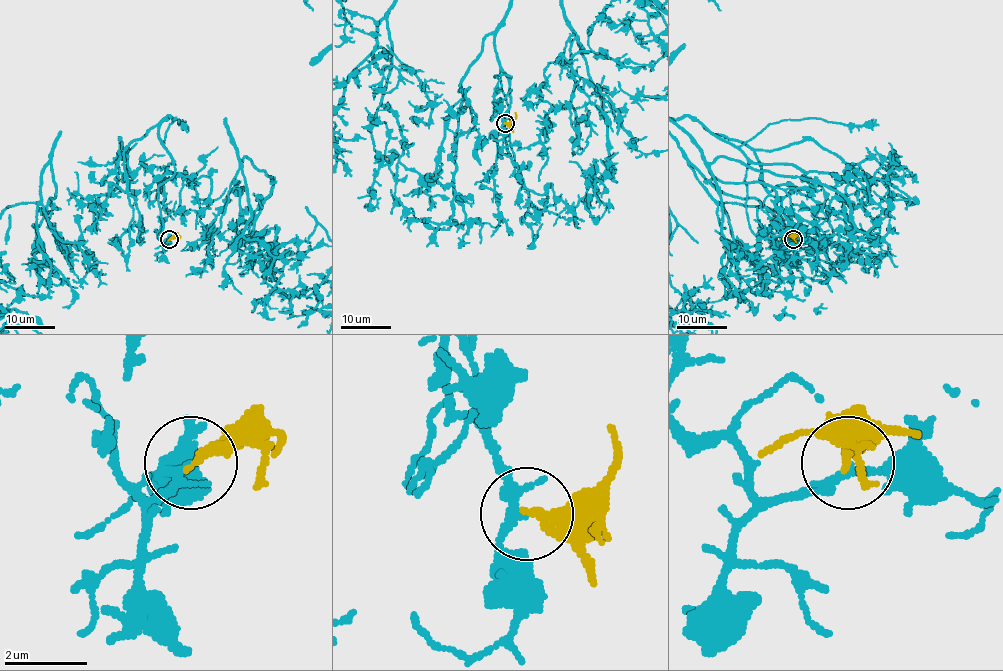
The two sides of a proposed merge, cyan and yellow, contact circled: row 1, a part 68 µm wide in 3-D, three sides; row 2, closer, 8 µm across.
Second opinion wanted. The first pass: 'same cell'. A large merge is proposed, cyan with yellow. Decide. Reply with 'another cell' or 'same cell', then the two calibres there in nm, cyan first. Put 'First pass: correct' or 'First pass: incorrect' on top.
First pass: correct
same cell | 160/240 nm

